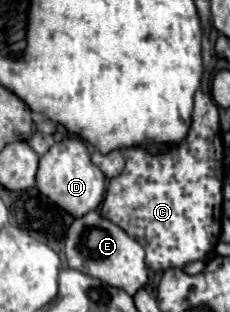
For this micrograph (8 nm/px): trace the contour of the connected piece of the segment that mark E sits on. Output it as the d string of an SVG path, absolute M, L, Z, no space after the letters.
M90 211L82 219L74 221L68 229L66 237L66 259L72 269L108 281L112 287L124 289L128 295L134 295L148 283L148 267L144 263L144 247L128 237L124 229L120 229L110 219L98 217L96 211Z

